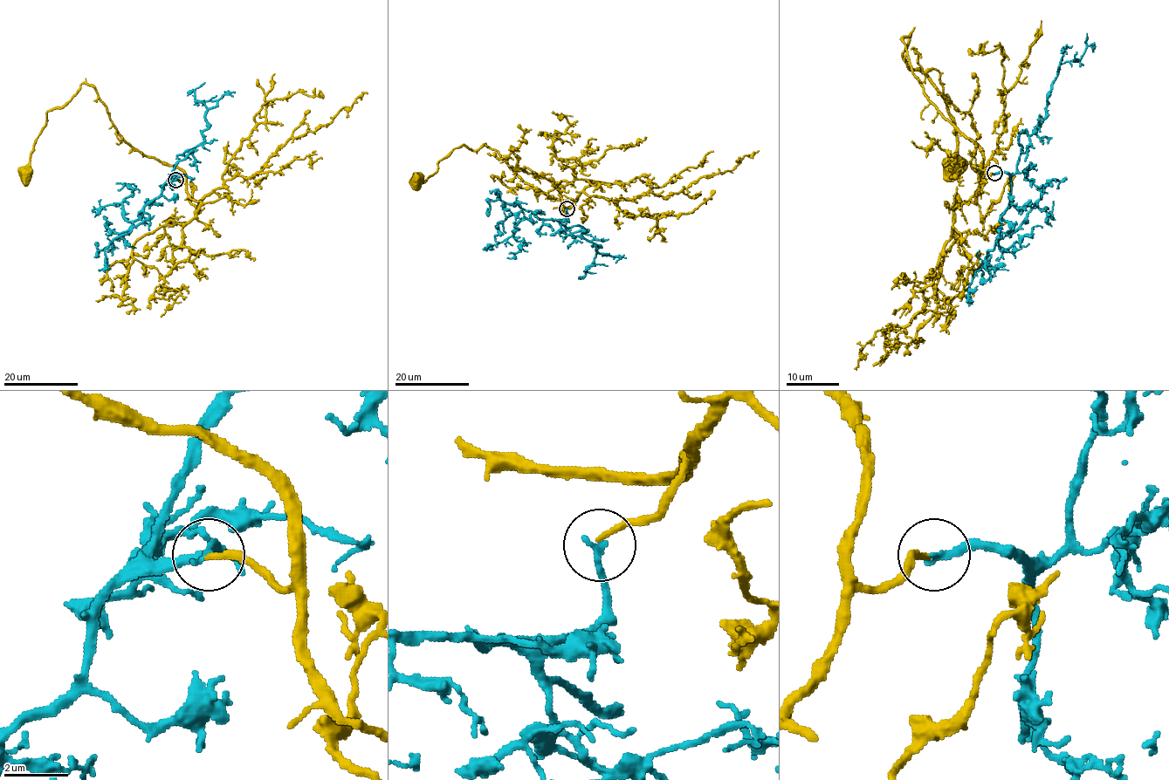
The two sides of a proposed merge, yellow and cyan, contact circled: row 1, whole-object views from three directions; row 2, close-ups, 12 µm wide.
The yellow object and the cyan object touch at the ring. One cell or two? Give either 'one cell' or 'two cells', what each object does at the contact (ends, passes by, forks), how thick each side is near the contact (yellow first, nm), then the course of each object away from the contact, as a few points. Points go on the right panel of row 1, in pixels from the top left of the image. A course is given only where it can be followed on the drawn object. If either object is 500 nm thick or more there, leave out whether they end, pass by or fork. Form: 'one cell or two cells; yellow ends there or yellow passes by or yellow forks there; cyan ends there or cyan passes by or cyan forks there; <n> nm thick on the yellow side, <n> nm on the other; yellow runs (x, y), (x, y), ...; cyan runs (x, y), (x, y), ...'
one cell; yellow ends there; cyan ends there; 180 nm thick on the yellow side, 240 nm on the other; yellow runs (994, 173), (980, 175), (980, 150), (929, 99), (911, 33), (903, 58), (955, 125), (952, 166); cyan runs (994, 173), (1015, 173), (1021, 150), (1019, 135), (1031, 134), (1044, 117), (1058, 68), (1080, 58), (1087, 33)

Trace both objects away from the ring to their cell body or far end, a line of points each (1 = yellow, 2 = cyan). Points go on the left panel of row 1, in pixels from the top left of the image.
1: (175, 180), (185, 183), (186, 176), (135, 150), (82, 83), (47, 112), (25, 174)
2: (175, 180), (169, 180), (175, 164), (203, 140), (206, 106), (195, 99), (195, 89), (204, 83)

